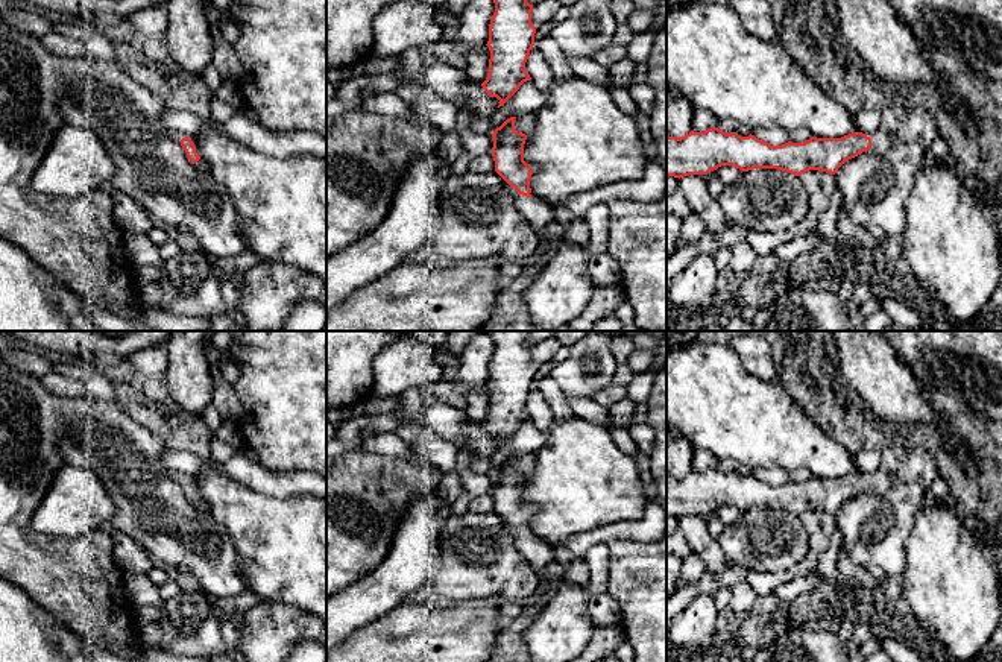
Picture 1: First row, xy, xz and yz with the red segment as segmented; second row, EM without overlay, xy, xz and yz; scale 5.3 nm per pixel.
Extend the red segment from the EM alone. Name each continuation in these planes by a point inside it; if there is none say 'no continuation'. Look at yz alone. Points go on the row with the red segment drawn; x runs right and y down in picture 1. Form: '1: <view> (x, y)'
1: yz (881, 141)

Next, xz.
1: xz (535, 210)

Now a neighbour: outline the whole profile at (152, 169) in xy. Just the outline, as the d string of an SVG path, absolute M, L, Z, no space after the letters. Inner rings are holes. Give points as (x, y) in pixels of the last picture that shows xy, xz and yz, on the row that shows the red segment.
M87 55L90 73L59 100L65 123L93 131L105 144L117 170L111 185L131 196L152 220L167 229L182 229L196 237L205 254L226 260L246 251L238 232L240 217L223 184L199 173L162 123L167 105L117 62Z

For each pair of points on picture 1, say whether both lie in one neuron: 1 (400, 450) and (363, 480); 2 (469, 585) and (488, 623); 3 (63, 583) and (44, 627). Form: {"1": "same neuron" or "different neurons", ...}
{"1": "different neurons", "2": "different neurons", "3": "different neurons"}

